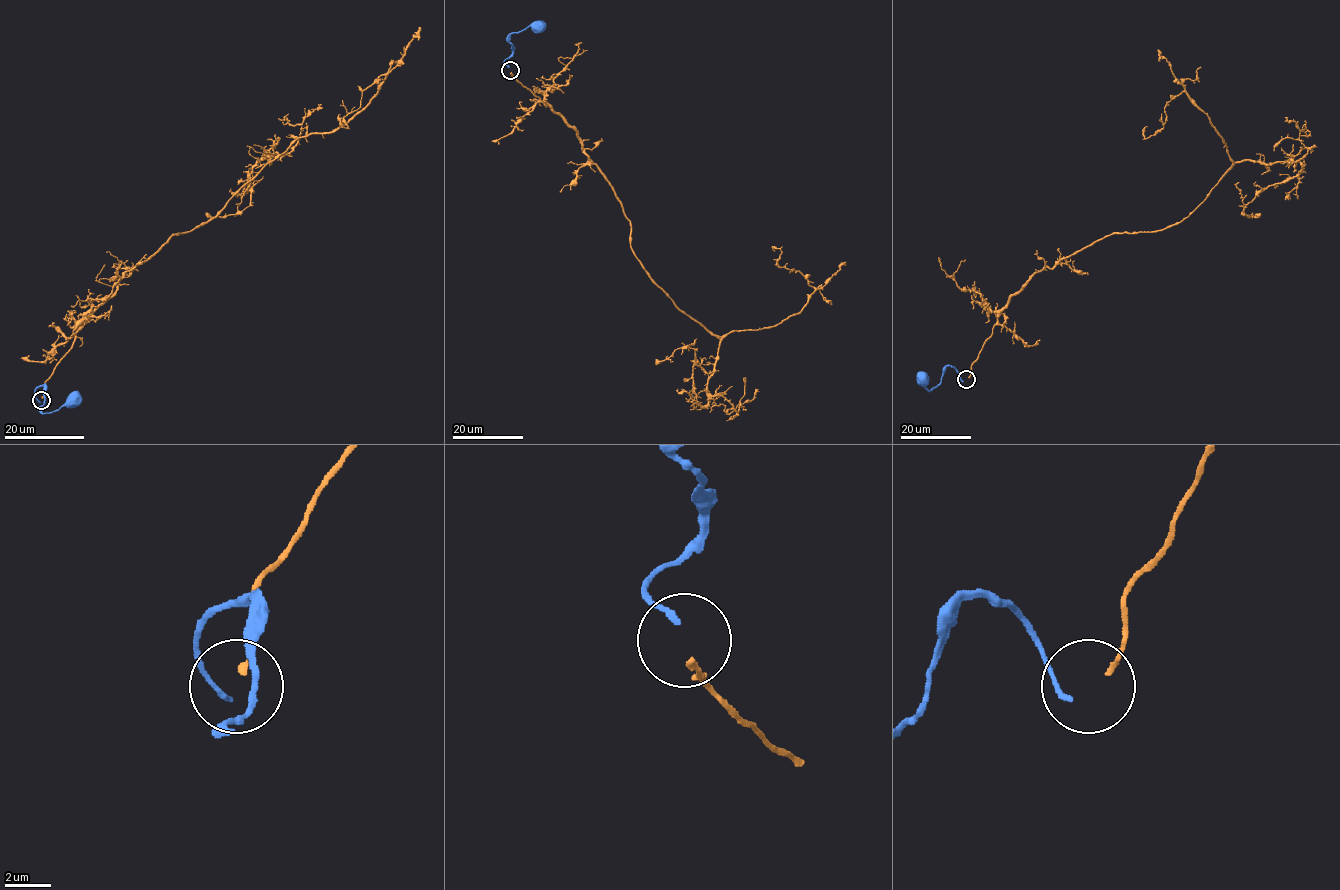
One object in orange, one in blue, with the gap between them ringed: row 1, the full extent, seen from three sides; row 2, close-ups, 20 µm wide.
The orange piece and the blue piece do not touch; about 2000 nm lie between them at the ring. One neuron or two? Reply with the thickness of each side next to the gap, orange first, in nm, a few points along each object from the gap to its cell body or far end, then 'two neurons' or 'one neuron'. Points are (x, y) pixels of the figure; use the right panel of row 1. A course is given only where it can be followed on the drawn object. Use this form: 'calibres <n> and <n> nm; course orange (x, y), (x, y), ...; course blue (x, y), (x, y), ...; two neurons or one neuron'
calibres 240 and 240 nm; course orange (968, 377), (996, 316), (1036, 272), (1115, 233), (1175, 225), (1231, 168), (1183, 91), (1145, 139), (1147, 126); course blue (963, 381), (957, 370), (947, 366), (941, 382), (929, 391), (922, 383), (925, 380), (922, 379); one neuron

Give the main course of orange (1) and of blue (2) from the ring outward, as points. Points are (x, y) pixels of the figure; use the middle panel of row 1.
1: (510, 72), (575, 130), (630, 222), (637, 259), (709, 332), (769, 328), (807, 302), (808, 280), (774, 251)
2: (509, 67), (504, 61), (512, 51), (508, 36), (530, 26), (538, 29), (539, 26)

